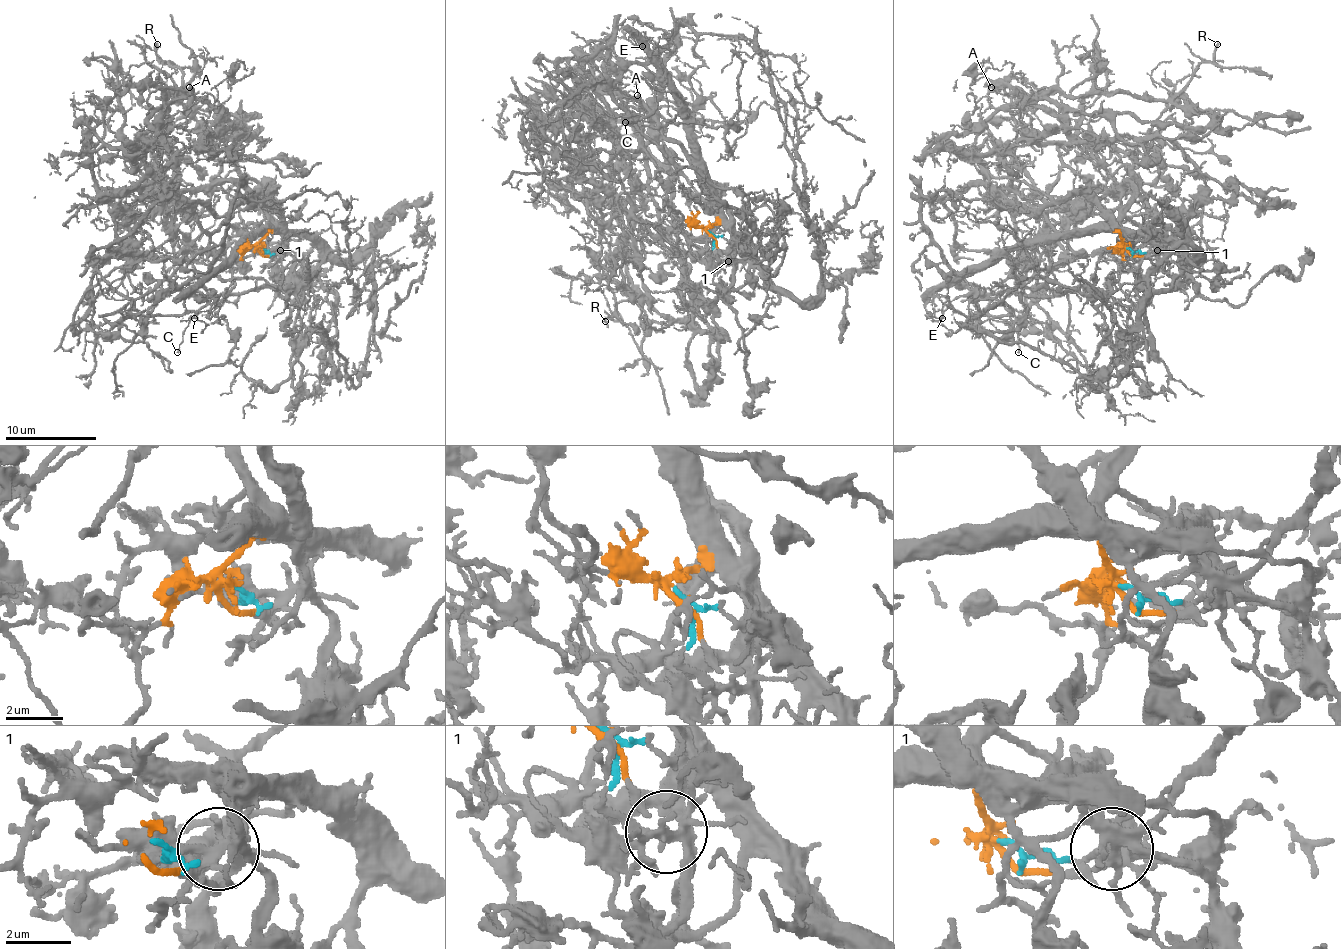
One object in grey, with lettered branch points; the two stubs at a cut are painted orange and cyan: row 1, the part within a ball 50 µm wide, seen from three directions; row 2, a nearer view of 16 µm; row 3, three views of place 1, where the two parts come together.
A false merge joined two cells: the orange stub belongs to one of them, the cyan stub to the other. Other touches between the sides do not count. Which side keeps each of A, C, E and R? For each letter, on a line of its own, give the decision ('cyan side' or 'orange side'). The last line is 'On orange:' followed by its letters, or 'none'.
A: cyan side
C: orange side
E: orange side
R: cyan side
On orange: C, E

